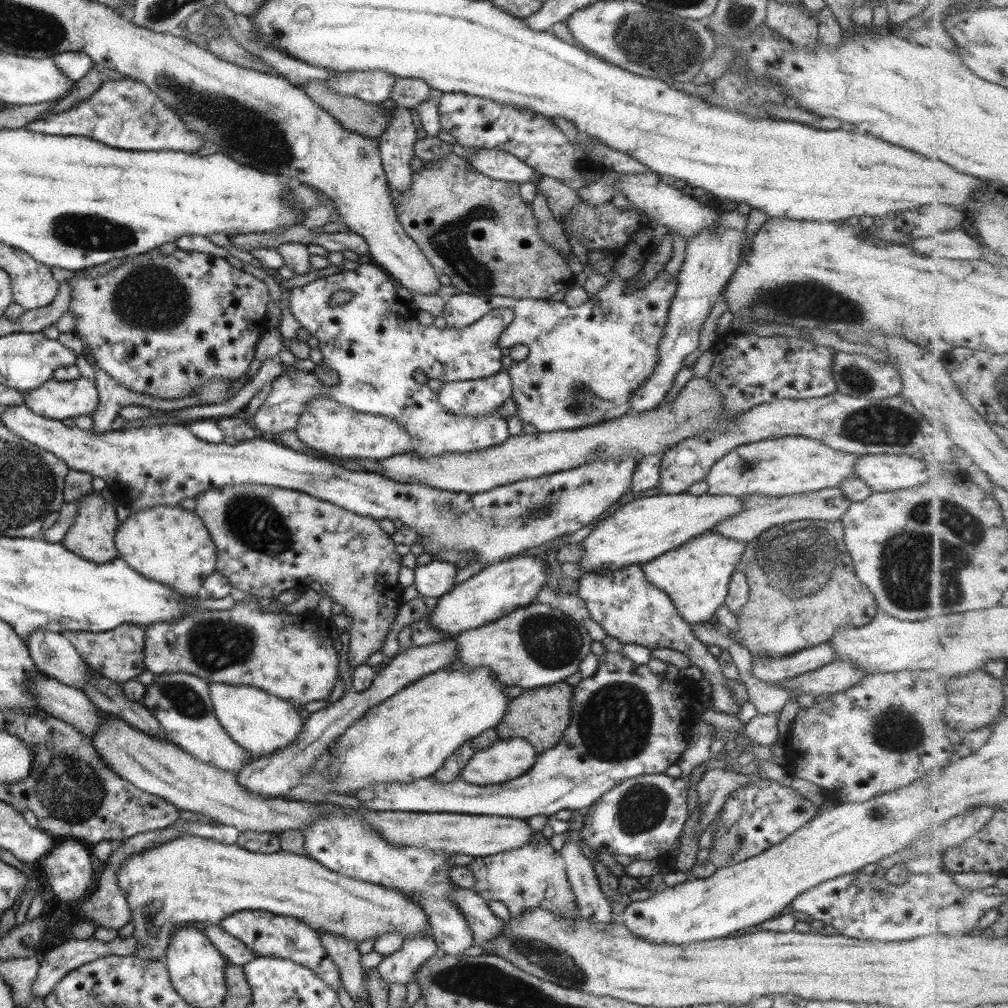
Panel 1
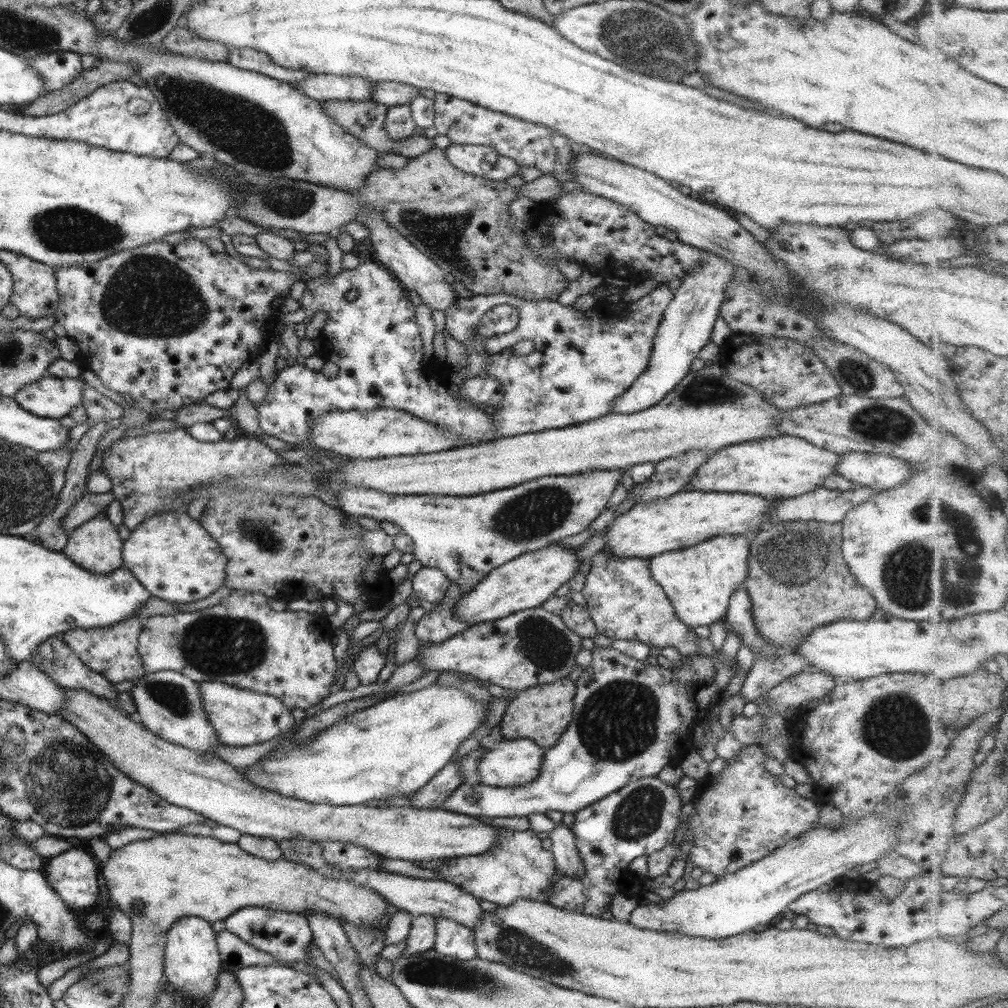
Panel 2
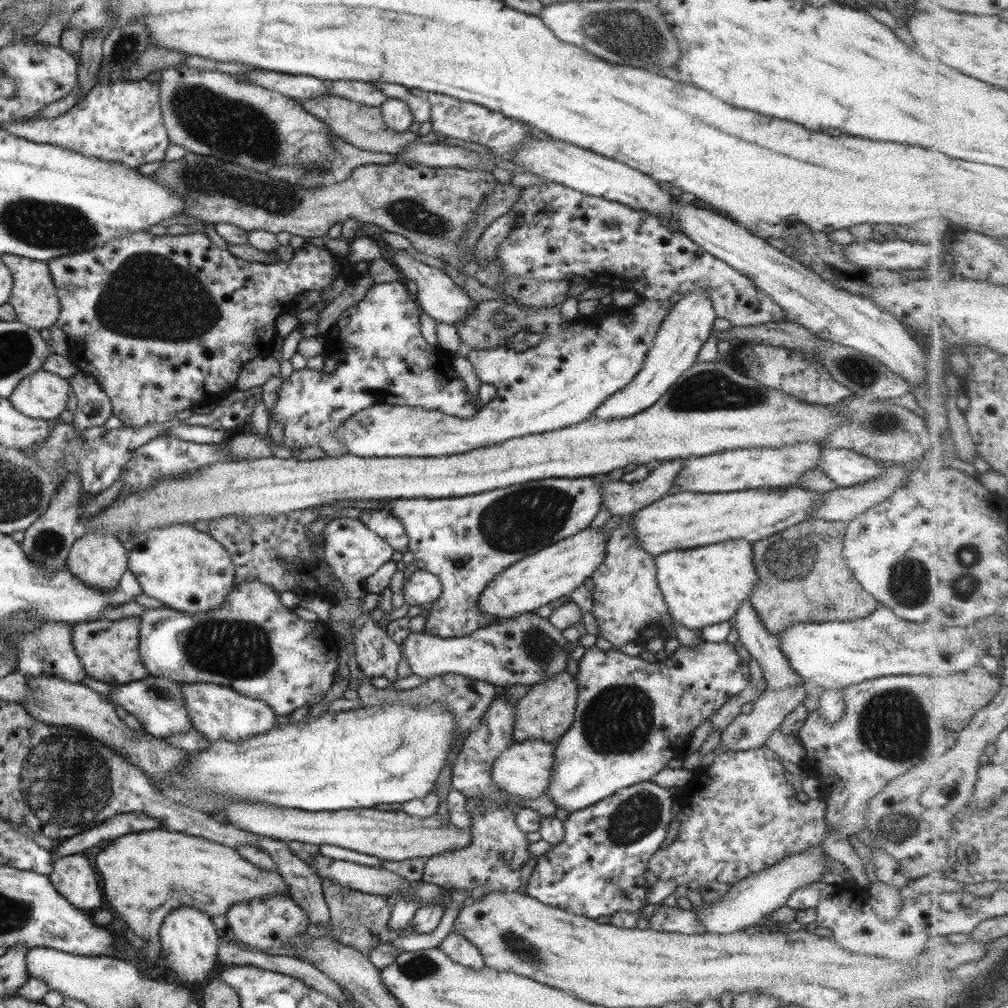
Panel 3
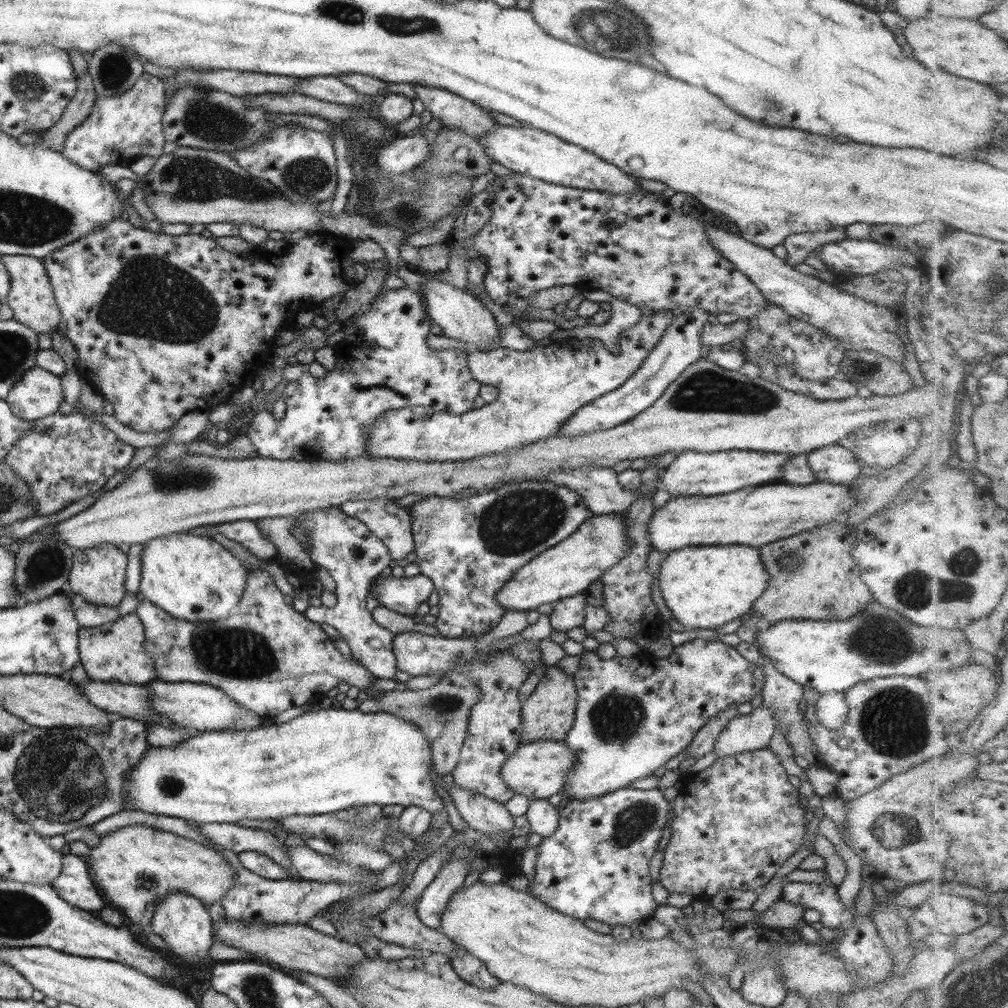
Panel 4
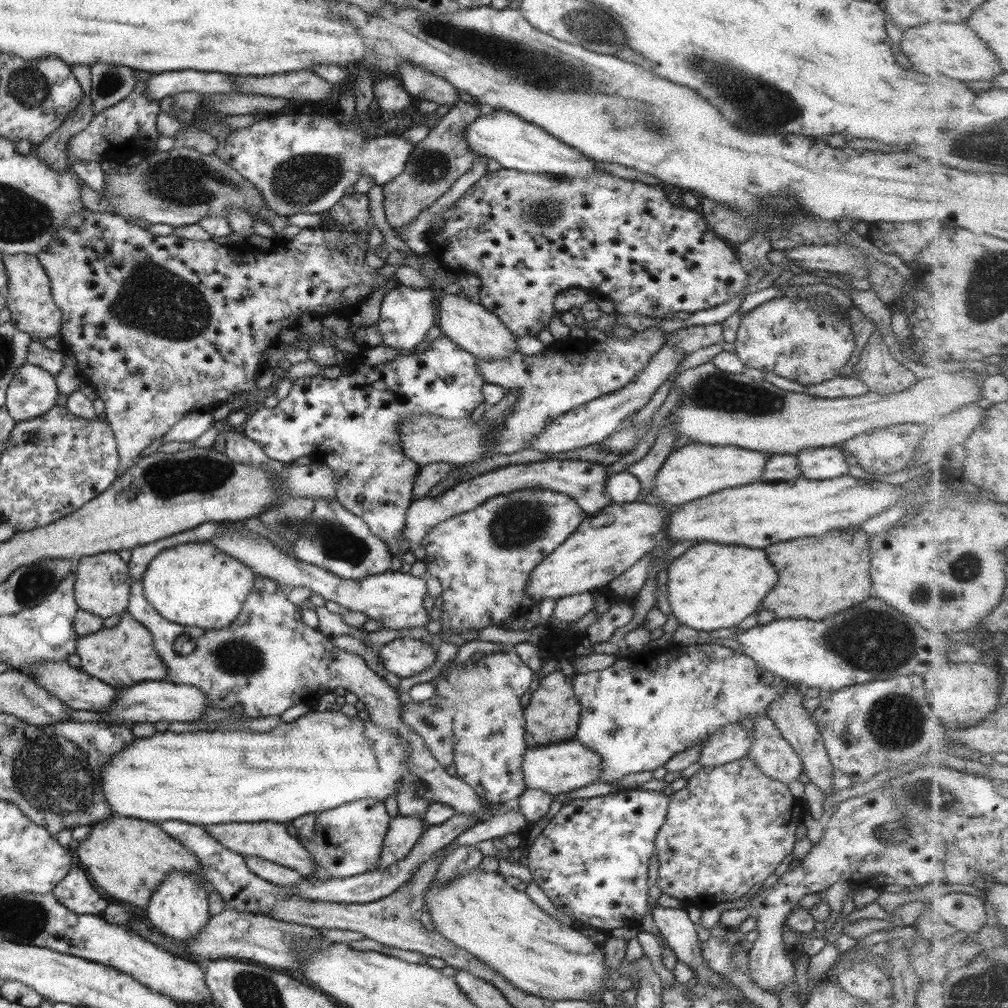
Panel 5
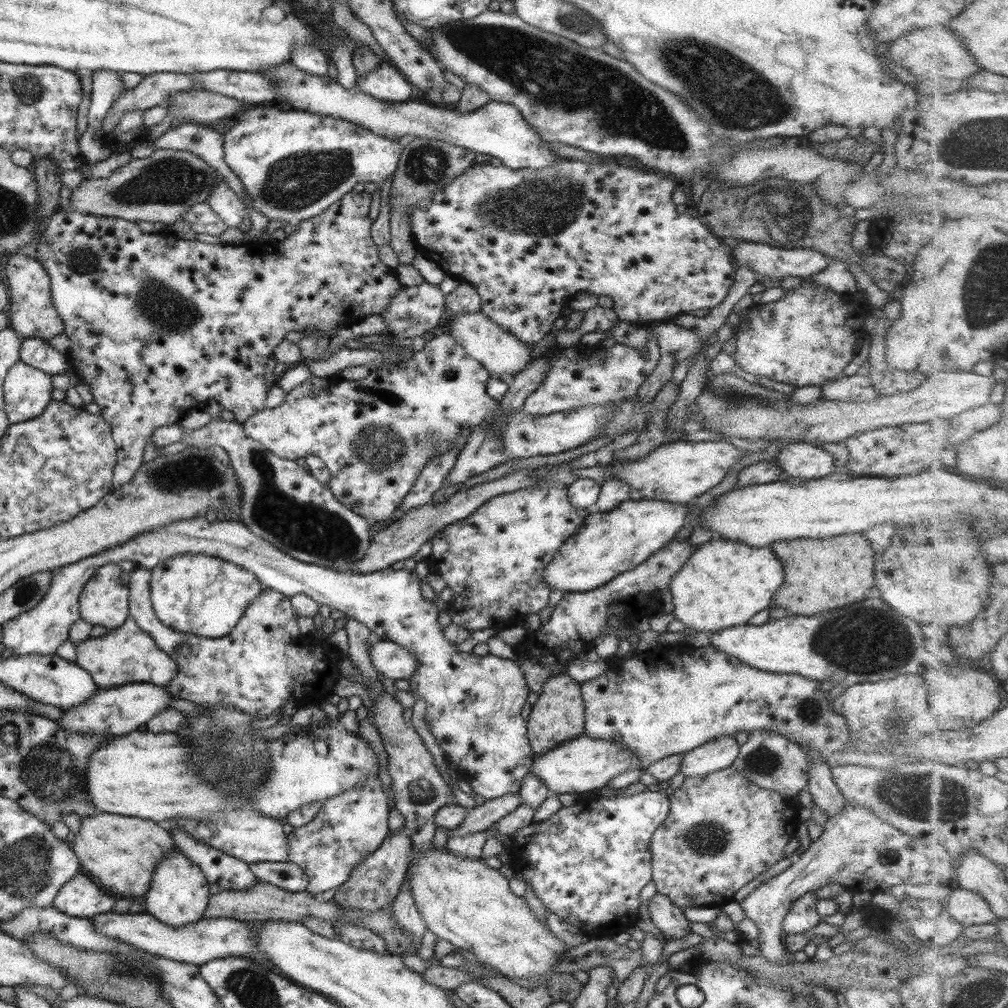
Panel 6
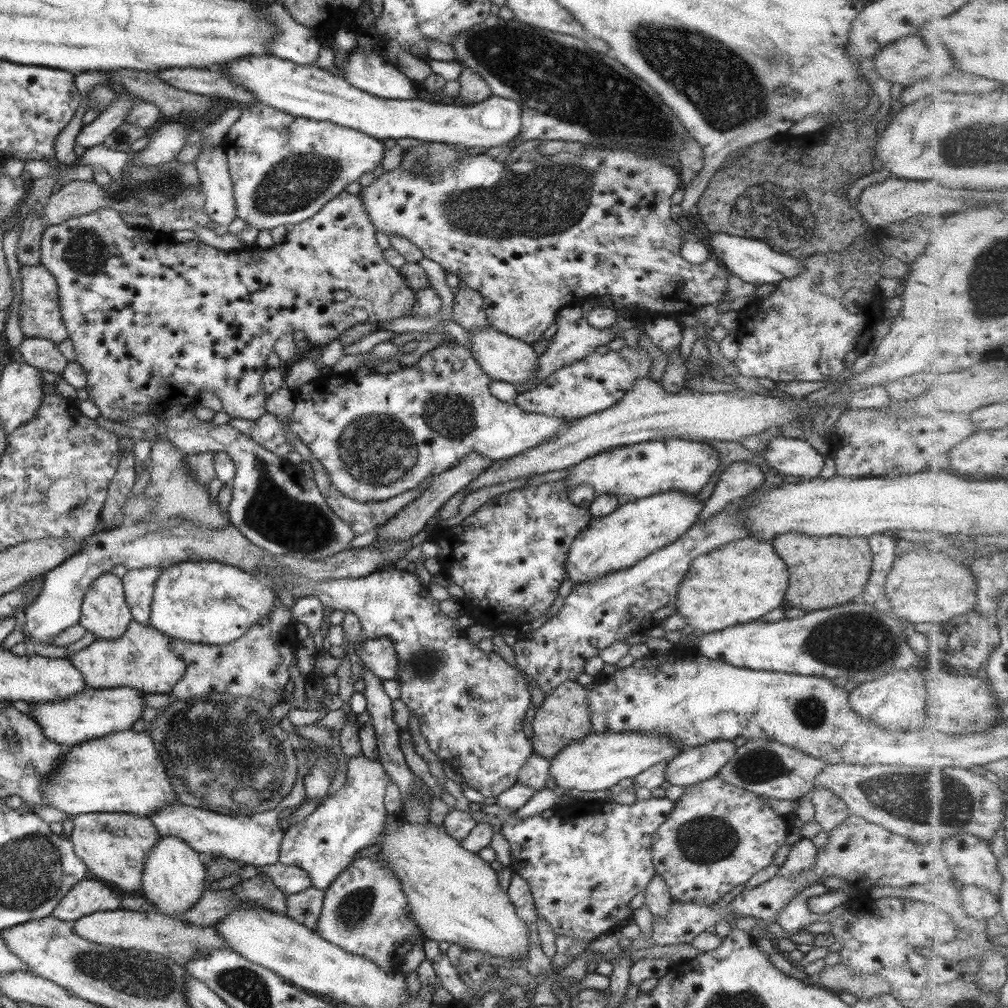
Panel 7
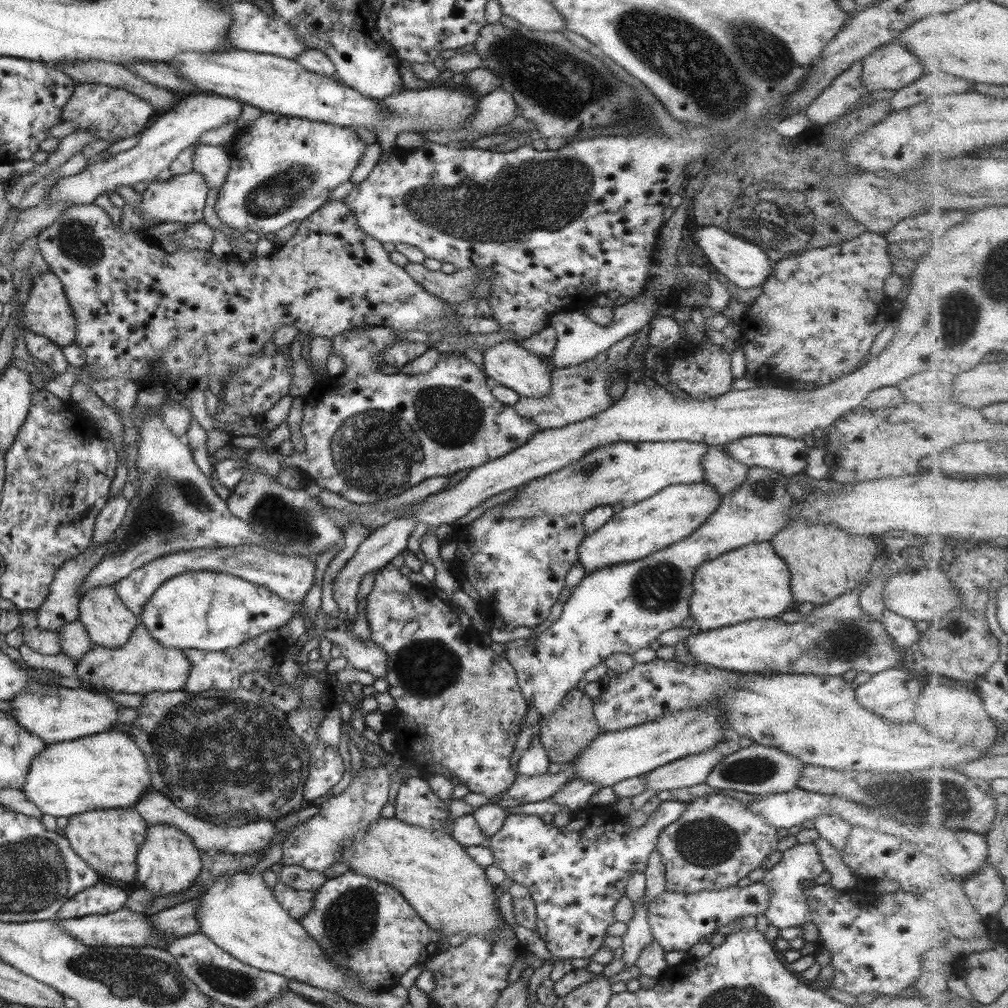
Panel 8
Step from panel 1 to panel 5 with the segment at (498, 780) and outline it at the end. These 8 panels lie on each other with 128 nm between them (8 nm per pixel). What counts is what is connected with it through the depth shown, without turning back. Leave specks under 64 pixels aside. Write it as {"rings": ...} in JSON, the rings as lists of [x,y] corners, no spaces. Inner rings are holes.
{"rings":[[[563,741],[545,747],[527,748],[523,755],[522,773],[526,788],[534,788],[547,792],[551,796],[565,794],[577,790],[581,786],[600,782],[602,758],[595,751],[579,742]]]}

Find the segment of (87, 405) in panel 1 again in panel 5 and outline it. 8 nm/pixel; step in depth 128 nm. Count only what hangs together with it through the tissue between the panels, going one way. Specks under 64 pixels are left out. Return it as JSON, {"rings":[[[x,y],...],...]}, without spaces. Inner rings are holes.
{"rings":[[[25,362],[8,382],[3,407],[17,423],[36,419],[55,405],[57,394],[54,376]]]}

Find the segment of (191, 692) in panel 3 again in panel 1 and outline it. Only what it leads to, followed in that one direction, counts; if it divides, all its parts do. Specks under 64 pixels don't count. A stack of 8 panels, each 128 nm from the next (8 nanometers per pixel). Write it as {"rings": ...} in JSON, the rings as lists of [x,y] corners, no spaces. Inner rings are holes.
{"rings":[[[210,683],[208,693],[213,714],[221,728],[229,739],[247,751],[253,760],[279,748],[285,748],[295,740],[300,731],[302,718],[298,715],[298,709],[278,696],[267,694],[258,688],[225,683]]]}

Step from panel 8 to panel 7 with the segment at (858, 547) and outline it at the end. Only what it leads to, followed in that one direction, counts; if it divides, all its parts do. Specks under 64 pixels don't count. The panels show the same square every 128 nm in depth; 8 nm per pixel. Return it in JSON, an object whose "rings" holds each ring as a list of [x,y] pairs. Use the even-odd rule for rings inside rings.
{"rings":[[[787,532],[769,540],[779,558],[787,564],[787,604],[801,610],[819,611],[860,599],[872,565],[867,537],[811,536],[807,540],[795,540],[795,536],[797,534]]]}

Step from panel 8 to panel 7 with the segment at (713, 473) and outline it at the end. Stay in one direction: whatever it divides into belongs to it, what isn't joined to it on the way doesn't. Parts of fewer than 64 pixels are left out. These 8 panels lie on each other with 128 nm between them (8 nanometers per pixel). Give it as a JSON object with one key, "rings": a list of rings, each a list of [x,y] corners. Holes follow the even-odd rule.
{"rings":[[[733,462],[729,464],[717,484],[713,493],[703,503],[703,509],[697,518],[698,521],[707,520],[711,515],[717,514],[734,499],[746,497],[753,493],[757,486],[764,483],[763,473],[759,467],[747,462]]]}

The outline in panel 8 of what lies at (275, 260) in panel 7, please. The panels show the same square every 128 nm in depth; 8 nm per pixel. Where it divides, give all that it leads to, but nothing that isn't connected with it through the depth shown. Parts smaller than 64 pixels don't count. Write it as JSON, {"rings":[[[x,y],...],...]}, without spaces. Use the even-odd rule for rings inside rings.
{"rings":[[[327,200],[316,211],[313,211],[309,216],[306,216],[291,238],[281,246],[275,247],[270,256],[255,256],[254,260],[249,264],[231,262],[231,260],[221,260],[222,258],[203,257],[206,253],[211,255],[208,250],[179,250],[177,249],[172,255],[168,255],[163,251],[160,243],[153,244],[150,241],[141,240],[137,233],[123,233],[119,226],[115,228],[101,207],[91,204],[84,205],[69,205],[64,208],[60,215],[36,236],[36,245],[40,250],[43,261],[47,264],[49,272],[53,273],[60,281],[63,287],[63,292],[67,297],[69,306],[73,311],[76,327],[74,343],[83,350],[85,354],[85,365],[91,368],[93,379],[101,380],[111,377],[123,377],[139,386],[147,386],[149,384],[161,383],[166,389],[173,384],[170,379],[175,376],[189,376],[188,384],[200,376],[209,374],[217,376],[221,381],[230,377],[230,368],[233,365],[246,365],[251,355],[254,355],[258,350],[262,350],[263,343],[272,338],[273,332],[280,326],[289,325],[295,327],[298,331],[313,334],[314,337],[325,337],[331,339],[337,333],[349,331],[351,328],[359,328],[362,325],[372,327],[389,327],[394,331],[397,330],[420,330],[421,332],[437,334],[446,334],[453,336],[458,334],[460,330],[460,320],[456,313],[456,303],[446,303],[440,298],[424,291],[421,286],[399,266],[389,262],[388,250],[383,248],[377,240],[369,238],[363,234],[361,230],[354,224],[354,216],[350,214],[347,207],[340,200]],[[155,364],[161,364],[163,370],[167,372],[165,379],[159,381],[151,376],[151,368]]]}

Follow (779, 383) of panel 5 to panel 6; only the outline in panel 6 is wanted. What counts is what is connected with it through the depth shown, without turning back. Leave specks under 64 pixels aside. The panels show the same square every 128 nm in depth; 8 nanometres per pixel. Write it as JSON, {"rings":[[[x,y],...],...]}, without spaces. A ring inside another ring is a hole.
{"rings":[[[851,375],[821,384],[821,398],[841,402],[869,402],[878,396],[869,376]]]}

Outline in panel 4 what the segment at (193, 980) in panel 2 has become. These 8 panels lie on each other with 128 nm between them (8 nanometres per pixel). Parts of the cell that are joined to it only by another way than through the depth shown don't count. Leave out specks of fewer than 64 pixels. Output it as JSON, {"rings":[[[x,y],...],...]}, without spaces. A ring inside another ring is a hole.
{"rings":[[[172,892],[166,894],[154,908],[149,924],[159,944],[171,951],[183,962],[201,962],[209,959],[208,950],[212,944],[212,923],[204,904],[194,896]]]}

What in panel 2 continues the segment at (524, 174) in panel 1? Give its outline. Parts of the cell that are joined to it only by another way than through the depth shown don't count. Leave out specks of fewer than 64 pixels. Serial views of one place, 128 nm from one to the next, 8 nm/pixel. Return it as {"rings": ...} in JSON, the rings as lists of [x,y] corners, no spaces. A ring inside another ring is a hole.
{"rings":[[[450,143],[442,151],[451,166],[465,174],[500,181],[504,181],[508,176],[517,175],[518,166],[510,158],[497,154],[494,148],[487,145]]]}

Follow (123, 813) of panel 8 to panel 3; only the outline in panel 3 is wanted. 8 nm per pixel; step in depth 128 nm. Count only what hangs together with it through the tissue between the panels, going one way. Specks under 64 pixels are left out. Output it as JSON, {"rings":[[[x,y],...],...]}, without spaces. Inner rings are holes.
{"rings":[[[163,828],[146,830],[141,832],[131,832],[124,834],[123,836],[118,836],[116,839],[108,841],[108,845],[105,848],[99,850],[96,855],[93,855],[92,859],[93,869],[99,872],[99,876],[101,876],[101,880],[103,880],[102,894],[103,896],[105,896],[105,900],[107,900],[107,902],[109,902],[109,904],[111,904],[111,906],[115,908],[116,912],[119,912],[121,918],[124,920],[128,928],[135,933],[135,936],[141,938],[141,940],[143,940],[143,942],[145,943],[145,946],[143,946],[143,949],[141,949],[141,956],[143,957],[144,964],[142,967],[137,969],[137,972],[139,972],[141,976],[149,978],[149,980],[151,980],[151,978],[145,975],[145,971],[147,968],[151,968],[151,966],[155,965],[155,958],[158,956],[161,950],[161,948],[159,948],[160,943],[158,937],[158,930],[161,926],[161,921],[163,920],[163,917],[173,907],[189,905],[190,907],[196,908],[197,910],[200,910],[201,912],[204,912],[206,915],[209,915],[211,917],[218,914],[225,914],[226,910],[228,909],[228,906],[231,906],[231,904],[235,904],[240,900],[247,900],[250,898],[255,898],[256,896],[266,897],[274,894],[288,896],[287,887],[282,881],[280,874],[276,870],[270,870],[269,872],[259,870],[258,868],[255,868],[252,864],[249,864],[246,860],[243,860],[243,858],[241,858],[239,854],[237,854],[237,851],[233,850],[232,848],[227,848],[222,844],[217,844],[216,842],[205,840],[201,837],[189,836],[185,833],[167,832]]]}

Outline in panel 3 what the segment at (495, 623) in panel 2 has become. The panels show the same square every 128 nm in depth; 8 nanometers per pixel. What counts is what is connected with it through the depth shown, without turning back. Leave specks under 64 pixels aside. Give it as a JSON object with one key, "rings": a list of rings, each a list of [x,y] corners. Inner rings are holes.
{"rings":[[[525,613],[509,619],[497,619],[493,624],[461,637],[445,638],[410,632],[400,643],[400,651],[411,674],[420,676],[422,680],[441,674],[460,674],[488,682],[494,687],[532,686],[565,671],[565,661],[571,650],[568,649],[569,641],[560,632],[547,619]]]}

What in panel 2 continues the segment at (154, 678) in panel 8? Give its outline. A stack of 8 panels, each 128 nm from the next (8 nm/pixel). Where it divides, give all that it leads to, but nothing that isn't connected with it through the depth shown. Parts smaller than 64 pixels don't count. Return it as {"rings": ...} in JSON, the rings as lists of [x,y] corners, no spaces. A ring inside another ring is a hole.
{"rings":[[[133,616],[103,628],[72,628],[63,631],[58,637],[89,670],[100,674],[105,680],[111,683],[133,681],[145,673],[136,649],[142,623],[142,620]]]}

